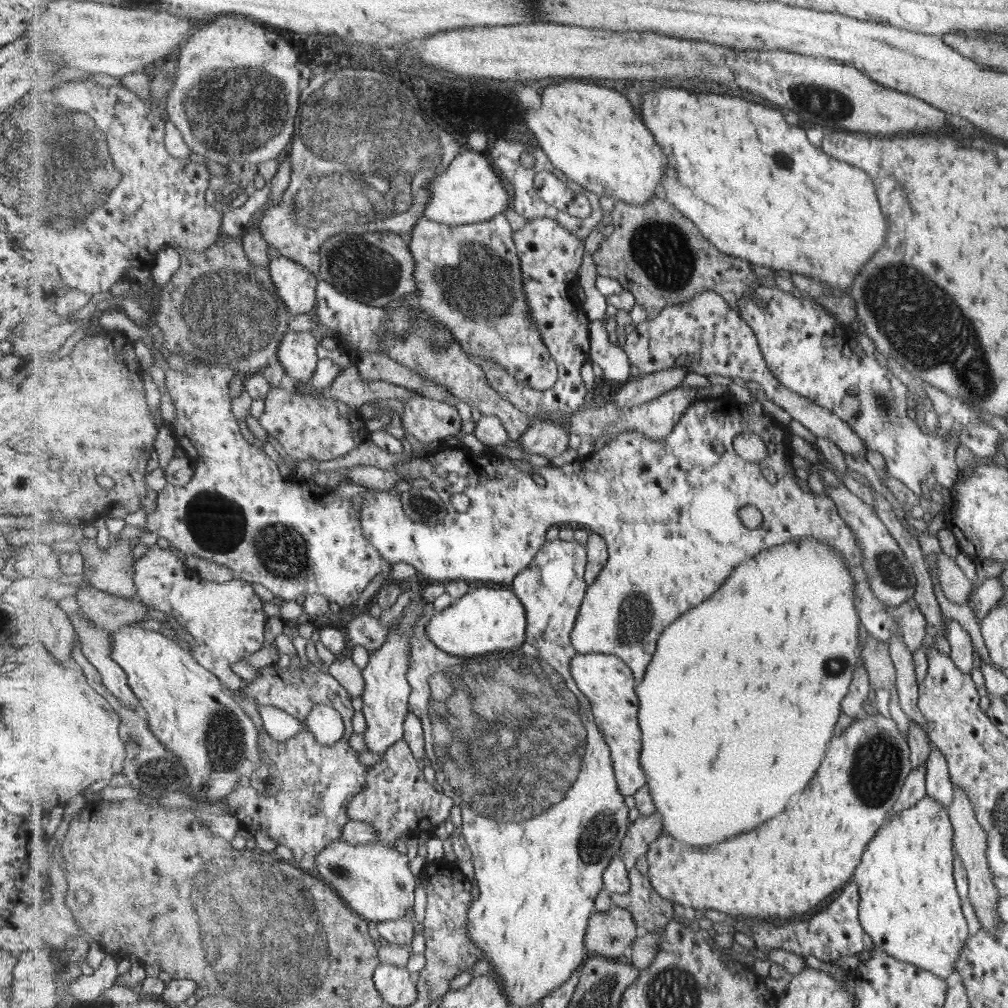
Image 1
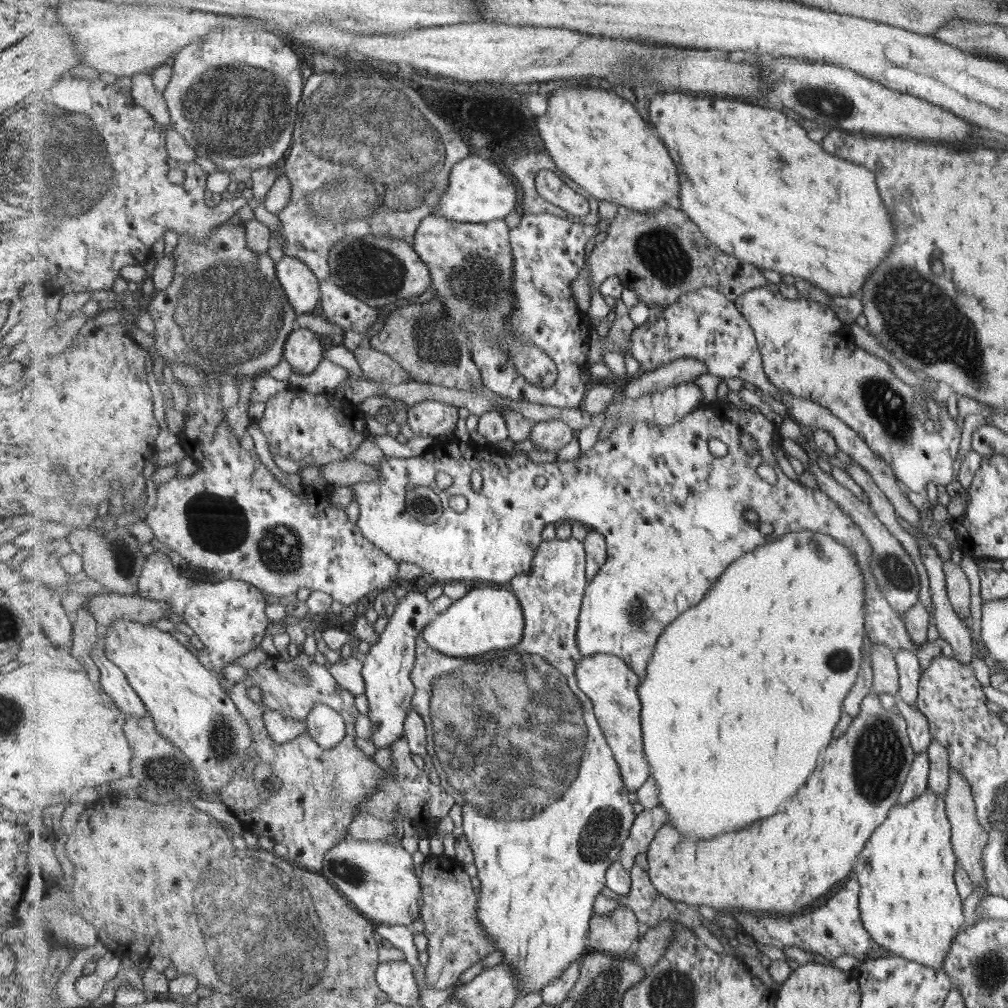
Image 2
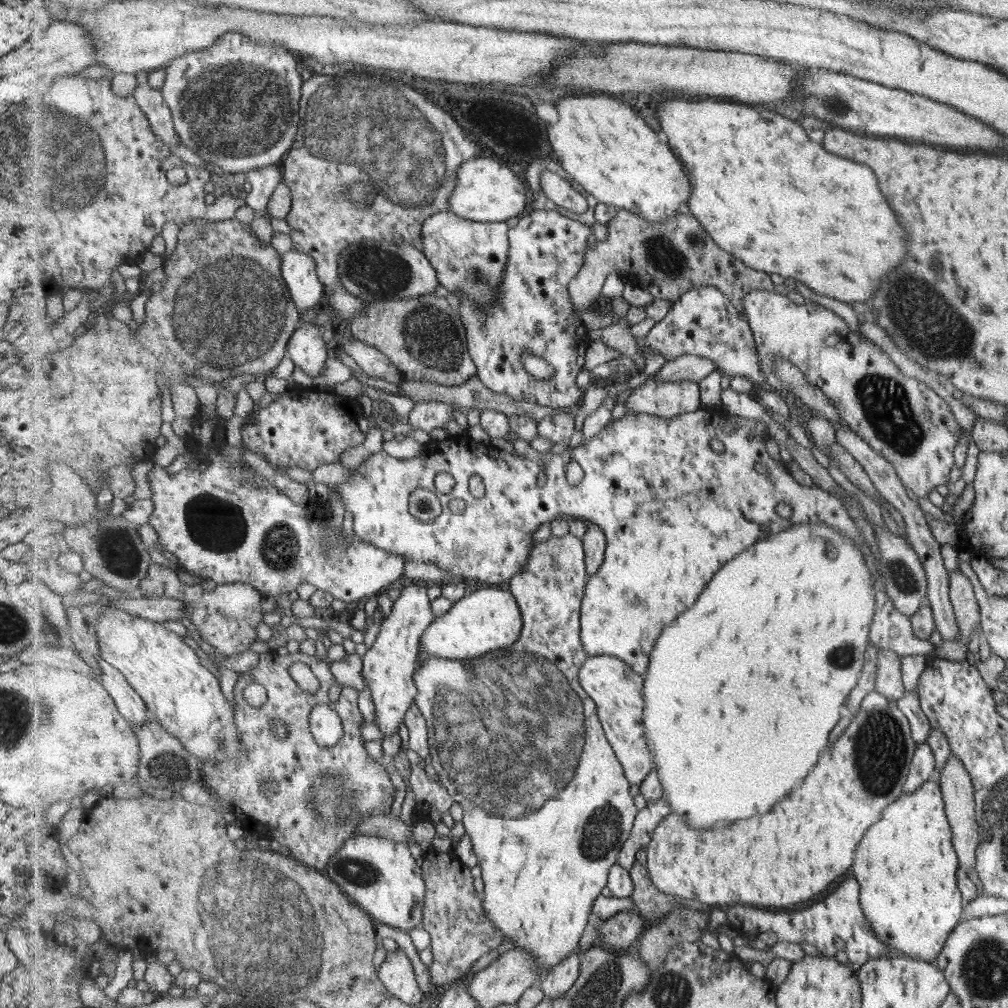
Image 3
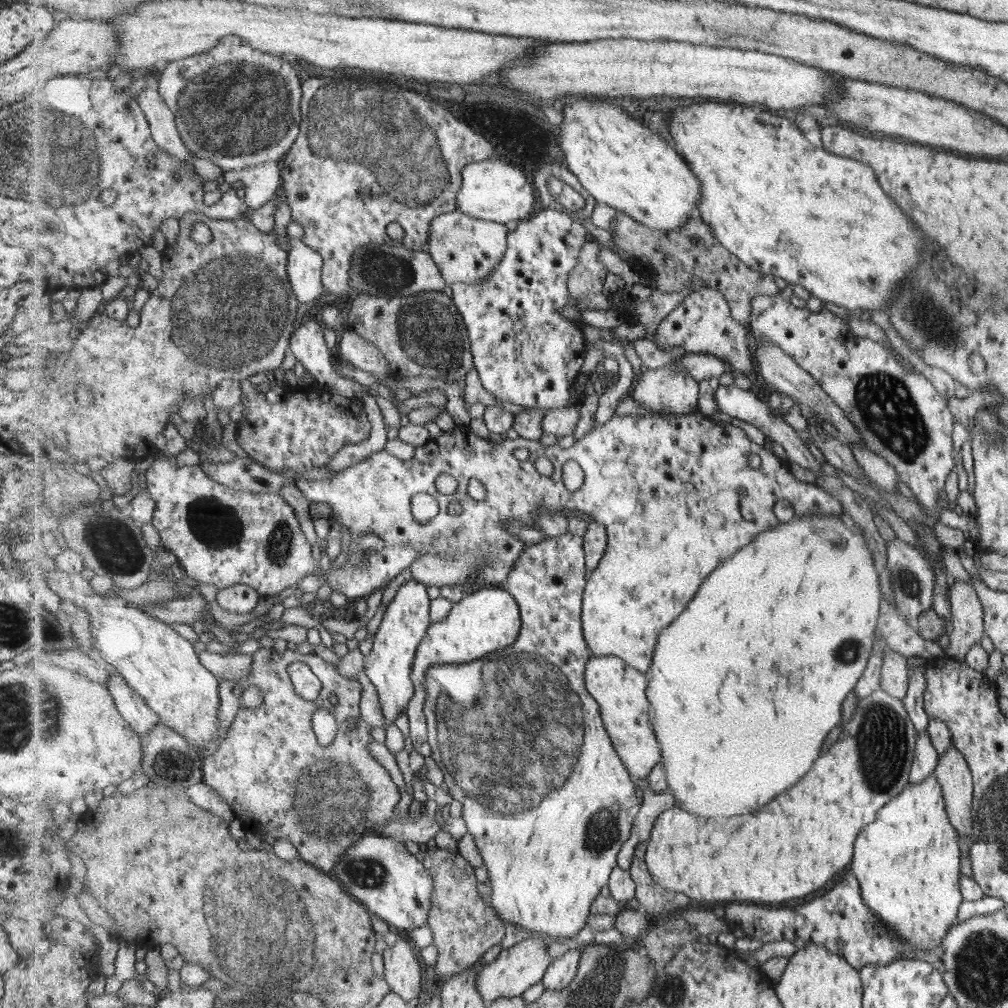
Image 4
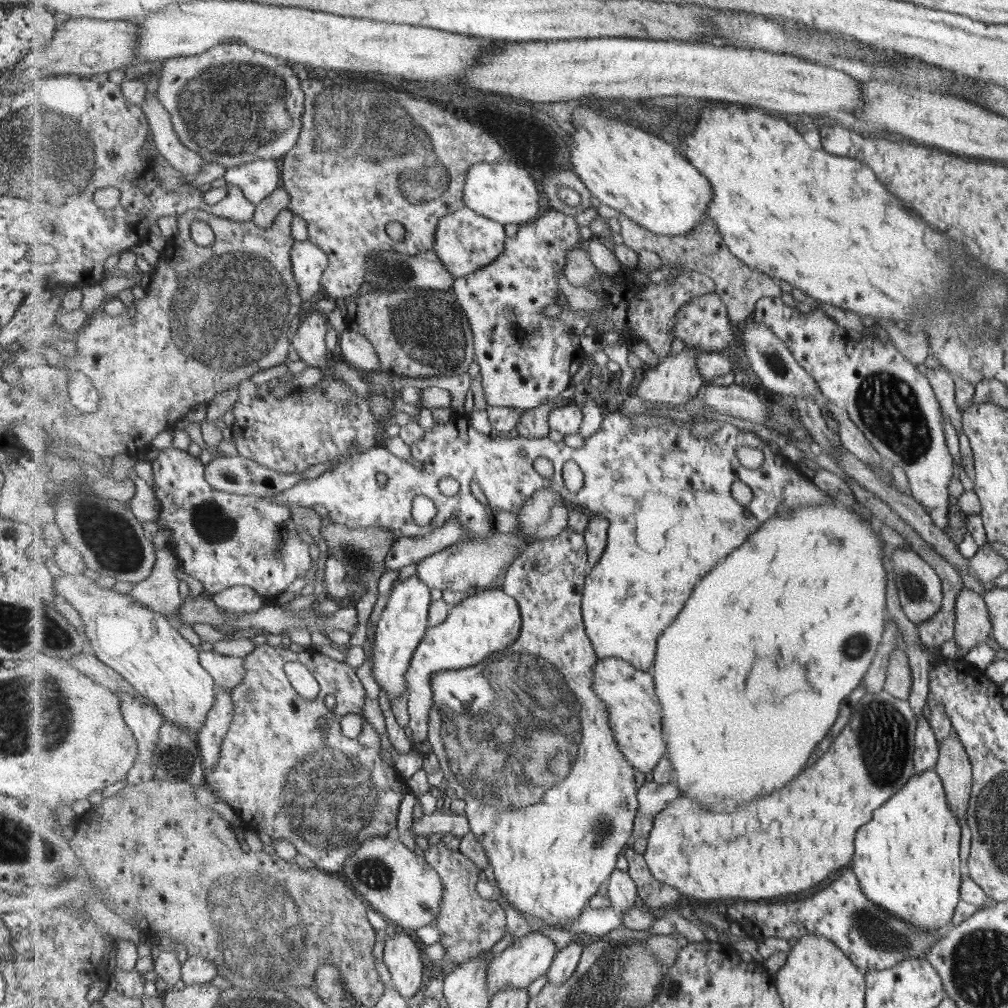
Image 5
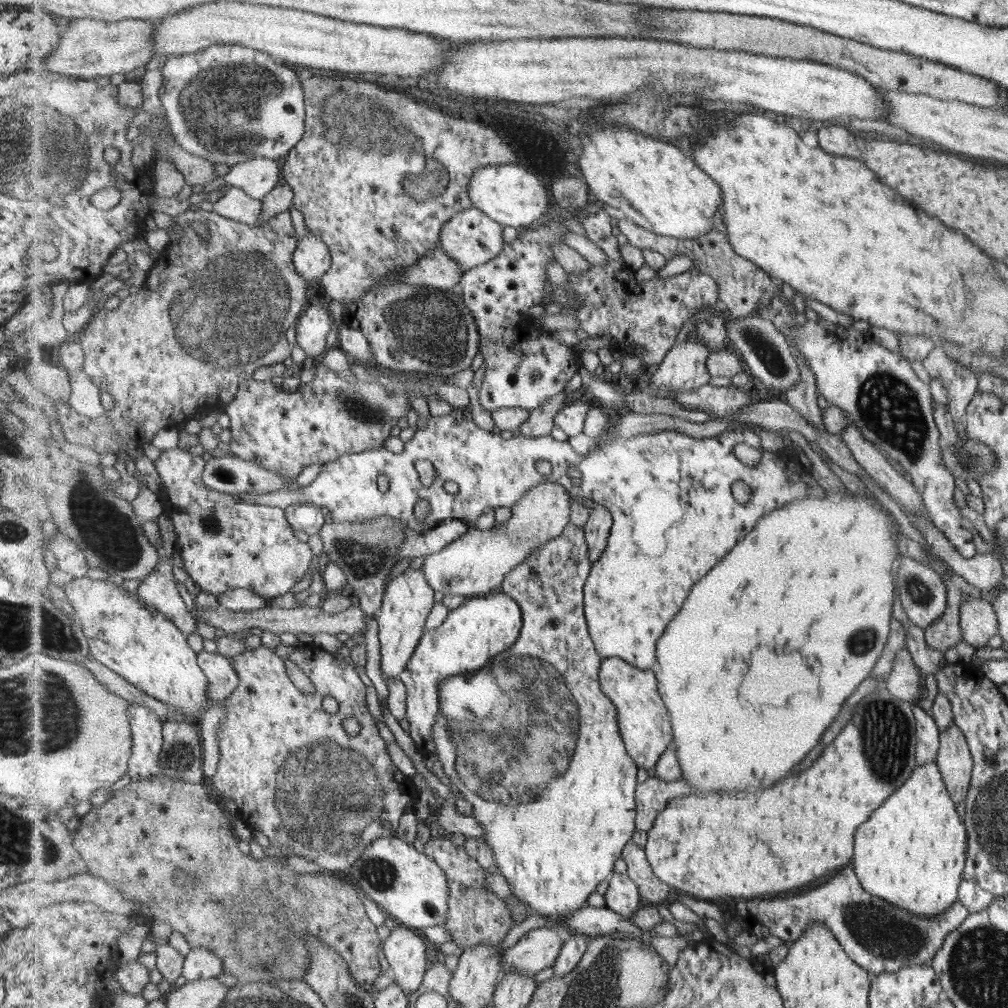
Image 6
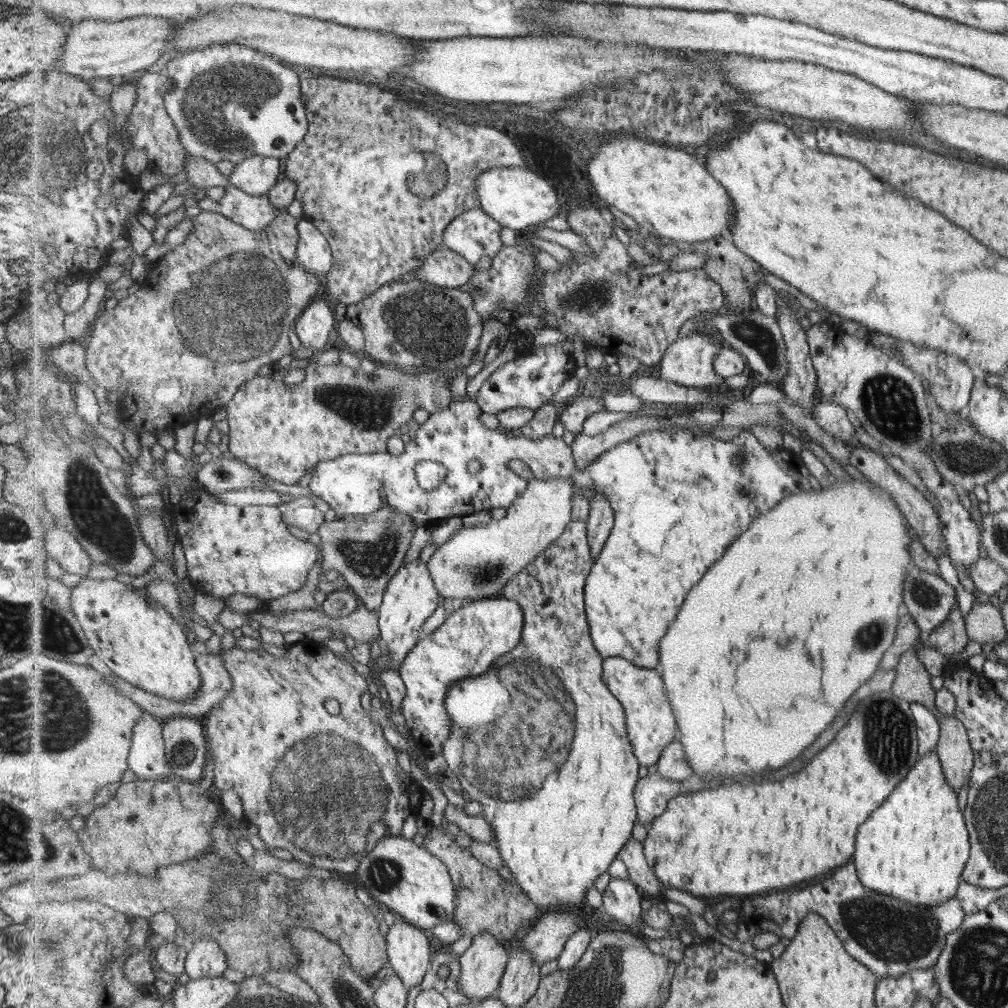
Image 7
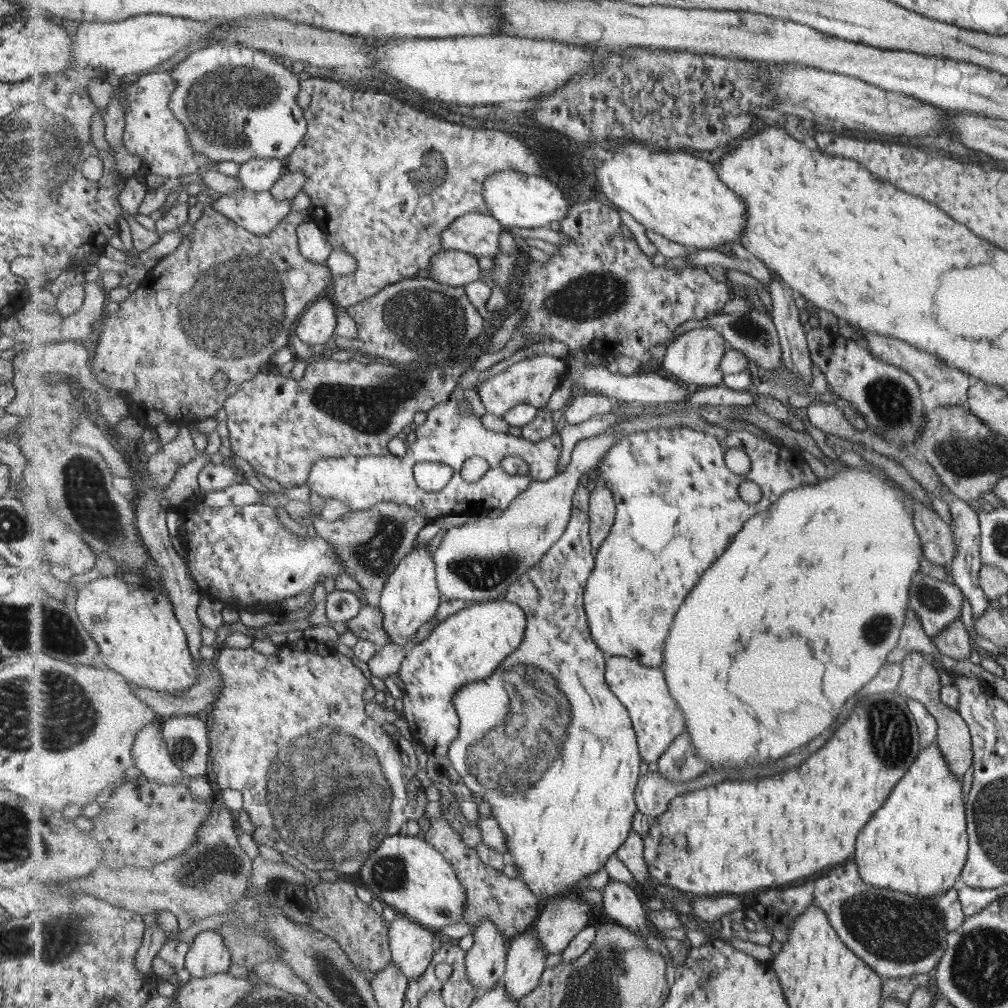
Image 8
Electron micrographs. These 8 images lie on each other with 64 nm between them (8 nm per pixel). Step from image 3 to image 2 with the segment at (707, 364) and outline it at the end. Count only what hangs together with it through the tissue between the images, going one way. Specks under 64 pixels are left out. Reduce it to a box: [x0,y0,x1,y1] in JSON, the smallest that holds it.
[625,358,709,398]

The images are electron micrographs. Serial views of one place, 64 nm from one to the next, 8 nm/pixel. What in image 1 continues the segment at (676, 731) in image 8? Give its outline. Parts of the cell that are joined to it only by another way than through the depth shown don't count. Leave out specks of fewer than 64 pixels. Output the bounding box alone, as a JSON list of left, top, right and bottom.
[571,652,647,796]

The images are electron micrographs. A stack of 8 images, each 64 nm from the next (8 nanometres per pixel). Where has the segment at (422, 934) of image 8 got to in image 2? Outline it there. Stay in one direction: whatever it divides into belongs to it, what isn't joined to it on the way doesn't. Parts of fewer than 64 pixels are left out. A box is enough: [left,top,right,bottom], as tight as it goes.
[376,960,421,1006]

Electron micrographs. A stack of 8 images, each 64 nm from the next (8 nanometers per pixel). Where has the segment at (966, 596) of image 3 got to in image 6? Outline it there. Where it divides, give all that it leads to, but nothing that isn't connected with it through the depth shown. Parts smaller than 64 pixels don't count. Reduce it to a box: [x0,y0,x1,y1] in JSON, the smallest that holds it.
[958,596,998,648]

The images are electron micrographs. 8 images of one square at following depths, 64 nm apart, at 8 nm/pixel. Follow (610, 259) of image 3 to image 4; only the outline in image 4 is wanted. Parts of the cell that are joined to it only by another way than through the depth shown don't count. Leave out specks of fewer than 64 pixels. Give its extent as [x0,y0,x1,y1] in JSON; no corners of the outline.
[568,211,779,323]

